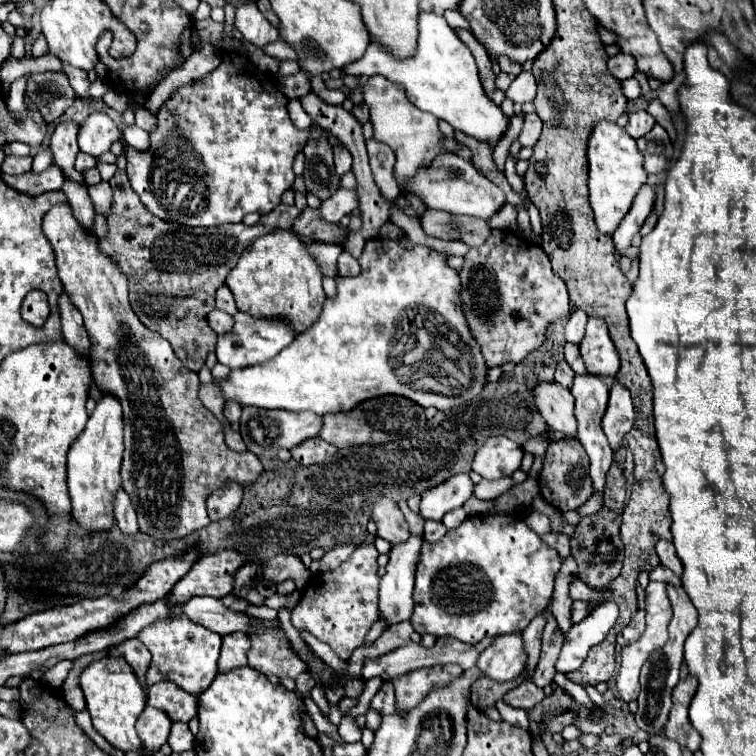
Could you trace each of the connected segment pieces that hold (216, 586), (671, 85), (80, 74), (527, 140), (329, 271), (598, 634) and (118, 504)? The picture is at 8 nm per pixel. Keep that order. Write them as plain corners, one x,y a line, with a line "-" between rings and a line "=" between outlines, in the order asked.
222,549
200,557
184,579
168,595
172,605
184,604
194,596
226,597
234,587
234,575
248,561
234,549
=
676,73
672,81
662,83
656,91
648,91
642,95
642,99
646,103
650,101
660,101
670,113
680,113
680,103
678,103
678,89
680,85
684,85
684,73
=
62,63
62,71
68,75
70,85
76,89
78,97
86,101
86,99
88,99
86,91
88,91
88,87
90,87
90,81
88,81
88,77
86,77
86,71
84,71
84,69
76,69
76,67
72,67
72,65
64,65
64,63
=
536,113
526,115
526,117
524,117
524,127
522,127
520,137
518,137
520,145
522,145
522,147
526,147
526,145
532,147
532,145
536,145
538,137
540,137
540,131
542,131
542,121
540,121
540,117
538,117
=
314,241
308,245
308,253
312,253
312,259
318,263
322,275
336,277
336,259
342,253
340,245
324,245
322,241
=
608,601
598,609
594,609
594,613
584,621
572,625
572,629
564,637
564,645
556,661
556,671
568,673
578,669
584,663
588,649
604,641
616,619
618,619
618,605
=
120,489
120,491
116,493
116,499
114,499
114,515
116,515
118,527
122,529
122,533
126,533
128,537
130,537
132,533
138,533
136,511
134,511
134,505
132,505
130,497
124,493
124,489

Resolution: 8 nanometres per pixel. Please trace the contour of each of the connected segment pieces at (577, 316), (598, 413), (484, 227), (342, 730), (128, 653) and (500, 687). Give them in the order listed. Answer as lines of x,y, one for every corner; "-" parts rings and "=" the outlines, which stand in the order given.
574,309
568,323
566,323
566,341
570,343
580,343
584,337
584,327
586,327
588,315
580,309
=
576,375
574,377
574,385
572,385
572,395
576,397
576,421
578,421
578,439
582,441
588,457
590,457
590,477
592,477
592,489
596,495
602,497
604,493
604,485
606,485
606,473
610,469
612,463
612,449
608,447
606,435
600,427
600,421
606,413
606,405
608,405
608,387
604,385
604,381
596,375
=
454,217
454,221
458,221
462,225
462,231
456,229
462,235
462,241
470,247
480,247
484,245
484,241
490,237
492,227
488,225
488,221
484,219
476,219
476,217
=
344,713
340,725
338,725
338,733
340,737
346,741
346,743
354,743
354,741
360,741
362,737
362,729
356,725
356,719
350,715
350,713
=
128,639
120,645
116,645
110,651
110,655
114,655
114,657
122,655
128,661
128,665
134,669
140,685
144,685
144,689
148,687
146,685
146,671
148,671
148,665
150,665
150,651
138,639
=
524,670
515,680
503,684
480,678
471,687
471,702
476,708
484,711
494,706
509,690
520,685
526,677

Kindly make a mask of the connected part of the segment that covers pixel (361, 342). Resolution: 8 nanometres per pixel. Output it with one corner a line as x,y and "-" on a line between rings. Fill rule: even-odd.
408,237
368,239
366,247
358,259
360,269
362,269
360,275
336,279
336,295
326,297
324,311
318,317
318,321
312,325
314,329
298,335
296,341
292,341
292,345
282,349
274,359
260,363
260,365
254,365
254,367
232,371
226,381
216,381
216,385
224,393
224,399
236,401
242,407
252,405
252,407
264,407
264,409
314,411
318,415
348,411
348,409
354,409
360,401
366,401
372,397
382,397
382,395
408,397
410,401
416,401
424,409
436,407
438,411
446,411
446,409
452,409
464,401
470,401
472,397
476,397
484,389
488,365
480,353
478,341
474,341
474,337
468,329
468,323
464,321
464,315
460,313
460,275
456,269
452,269
448,265
446,257
448,255
438,253
430,247
412,245
-
420,307
426,311
440,313
440,317
444,317
446,327
450,329
450,333
456,335
458,341
470,339
470,341
462,341
462,347
458,343
454,373
448,373
448,387
444,385
444,381
440,381
440,393
436,393
436,389
432,389
428,385
428,383
432,383
430,371
406,367
404,363
390,367
392,347
396,345
396,329
404,327
404,321
408,321
406,313
420,311

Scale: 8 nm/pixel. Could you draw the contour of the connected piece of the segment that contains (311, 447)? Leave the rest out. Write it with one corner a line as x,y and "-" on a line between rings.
312,437
308,441
302,441
300,445
296,445
296,449
290,449
292,457
300,463
300,465
314,465
324,461
326,457
334,455
338,449
334,449
334,445
328,445
322,437

